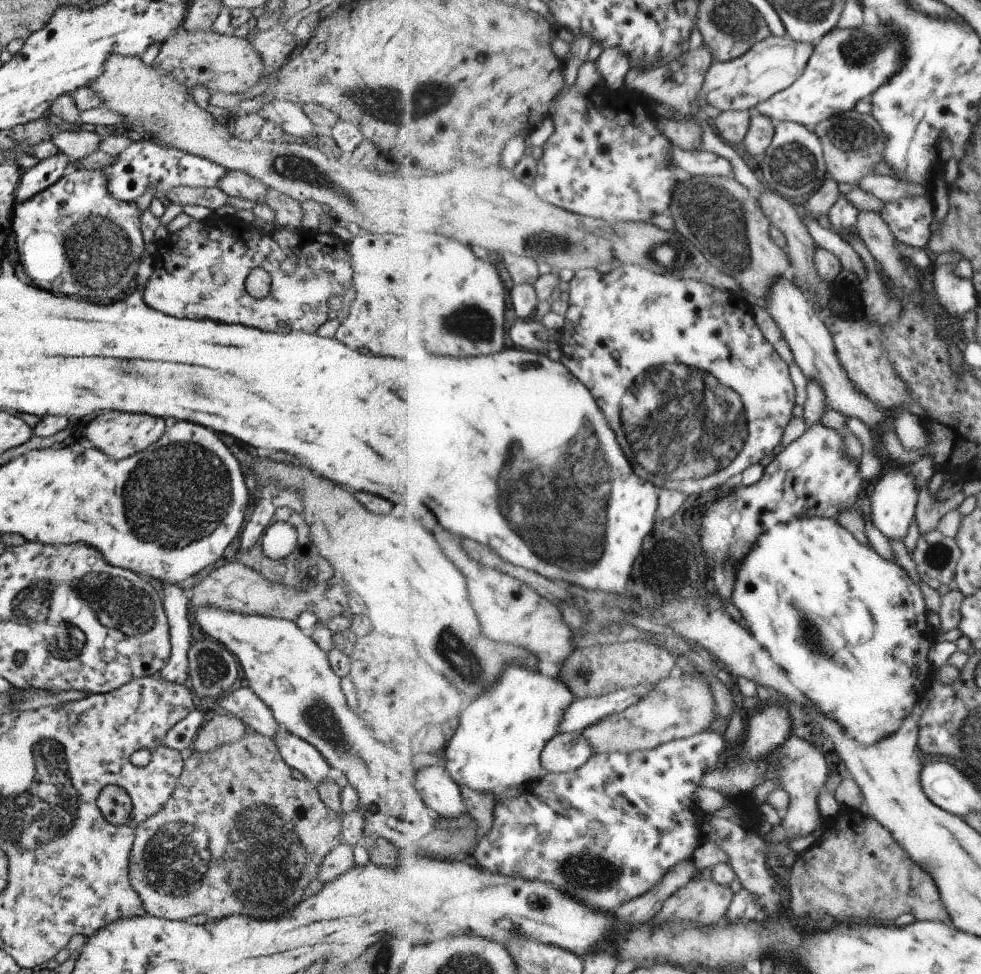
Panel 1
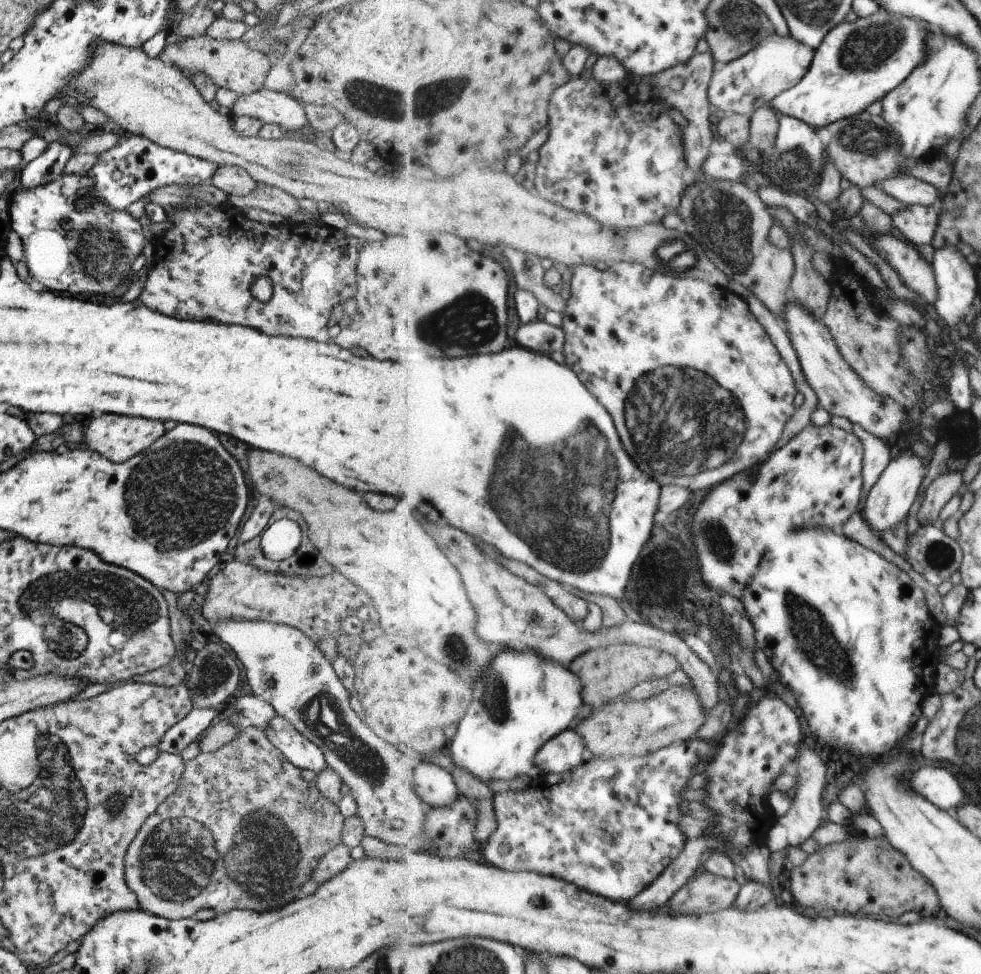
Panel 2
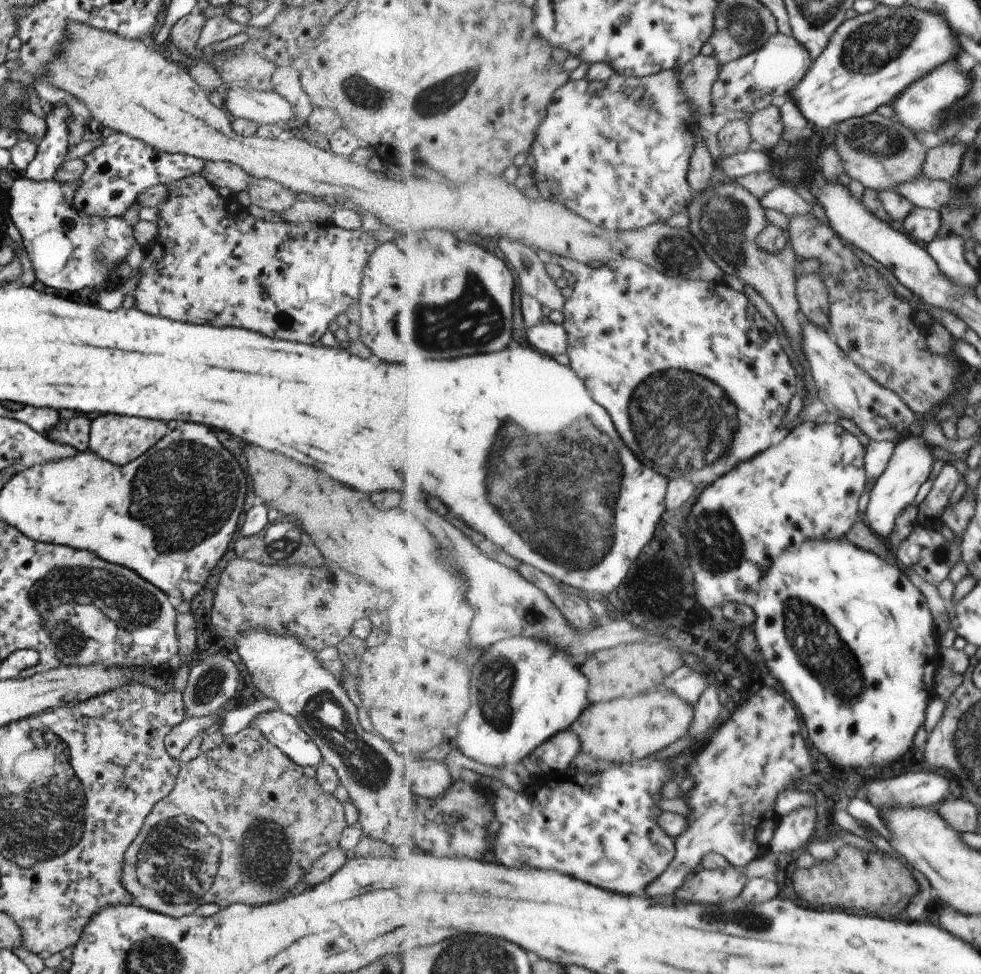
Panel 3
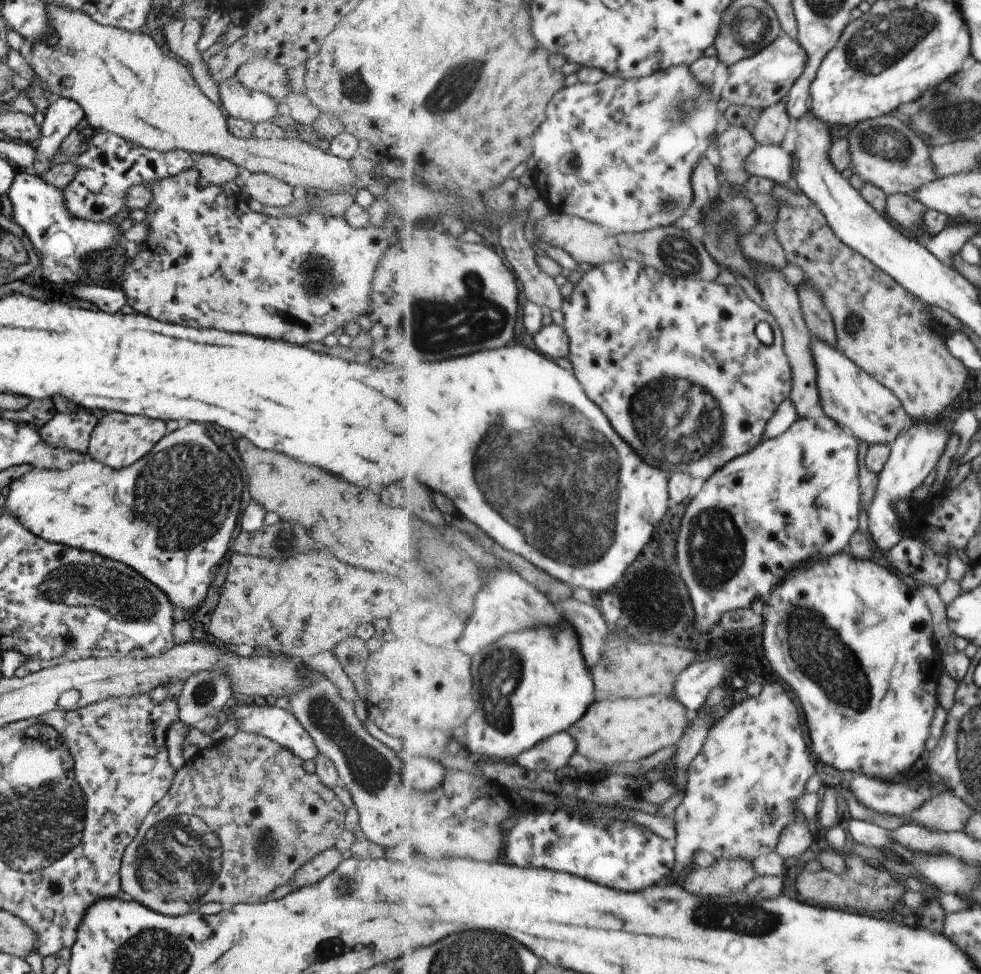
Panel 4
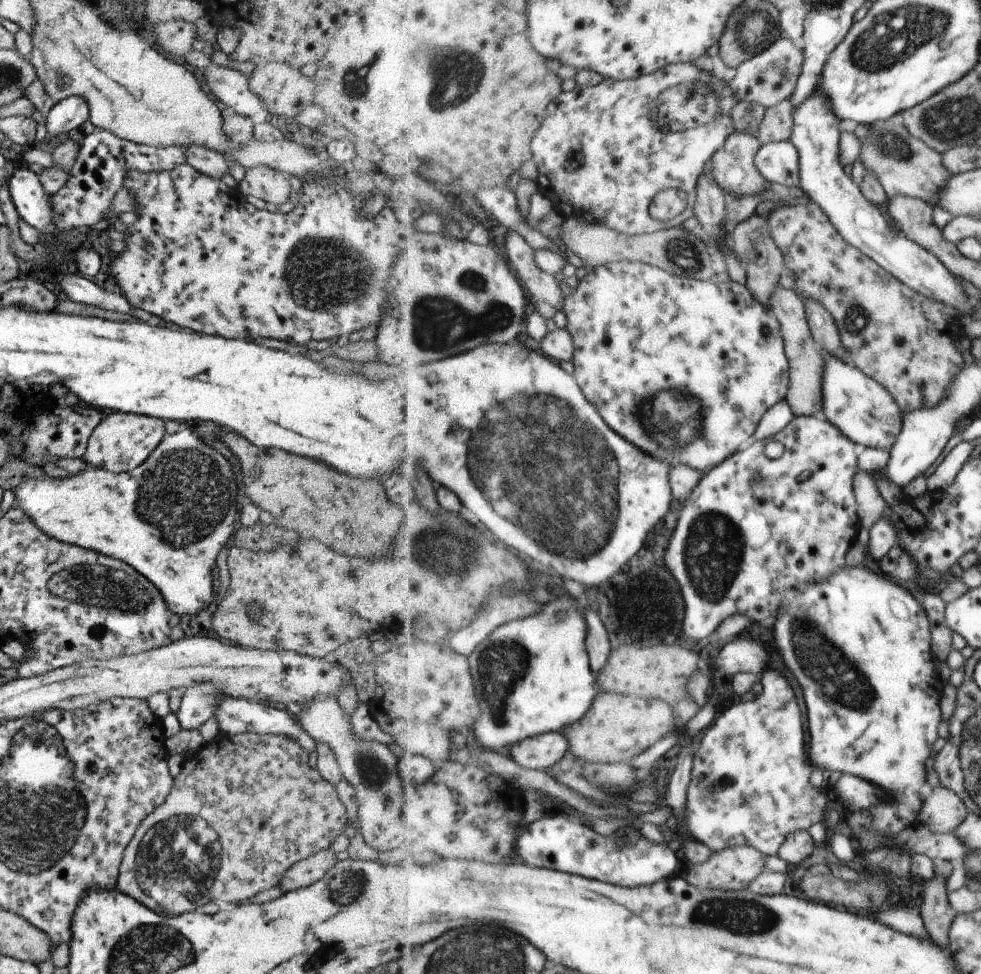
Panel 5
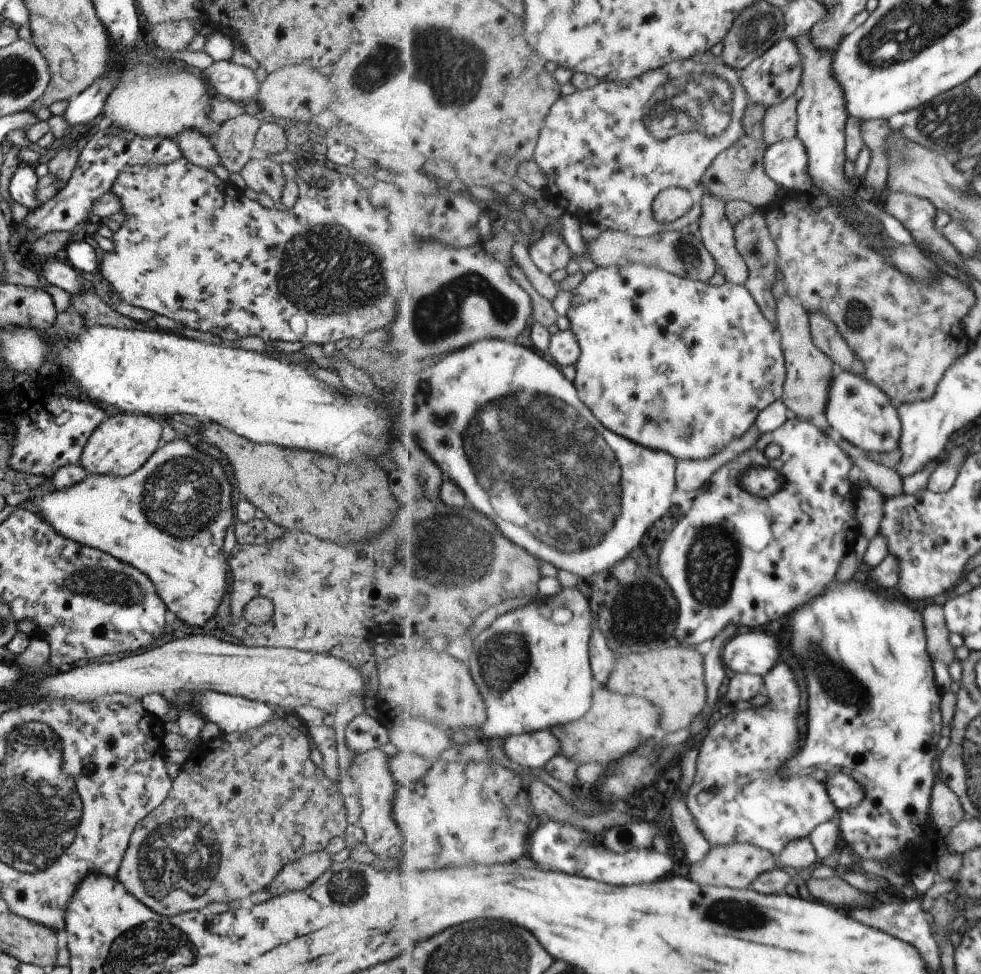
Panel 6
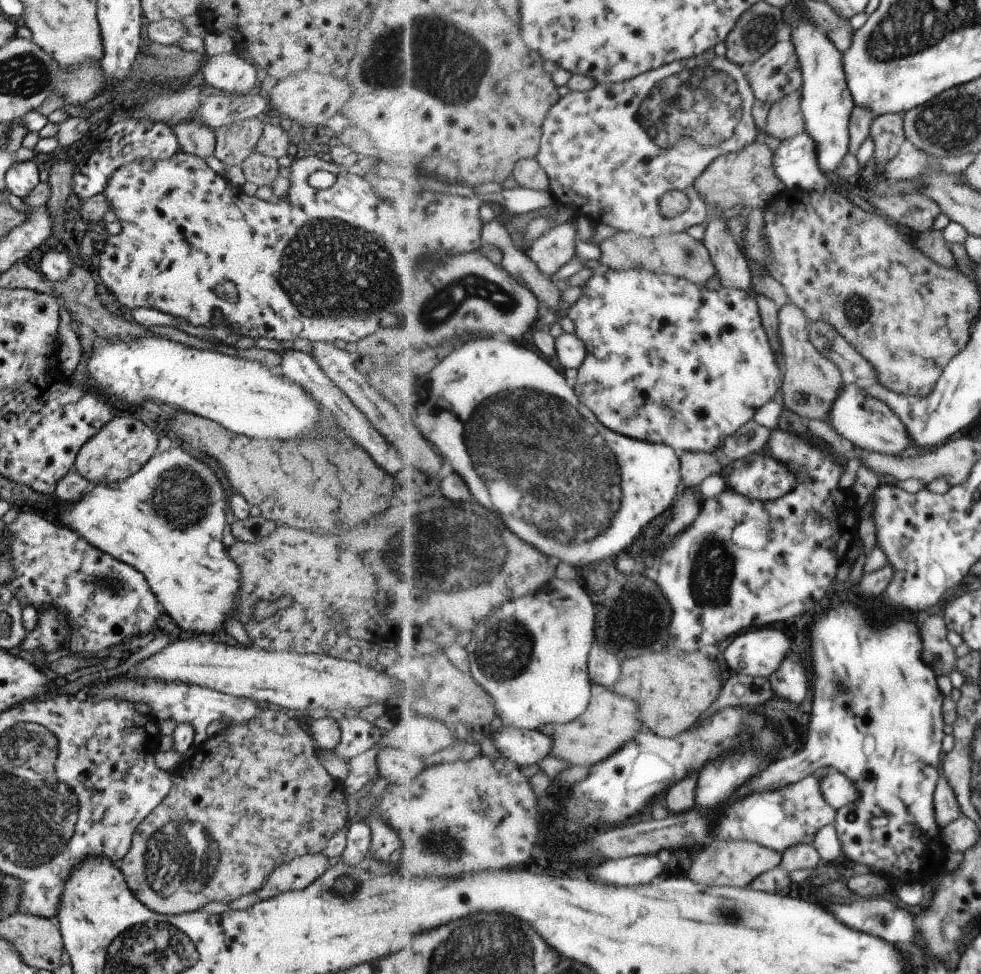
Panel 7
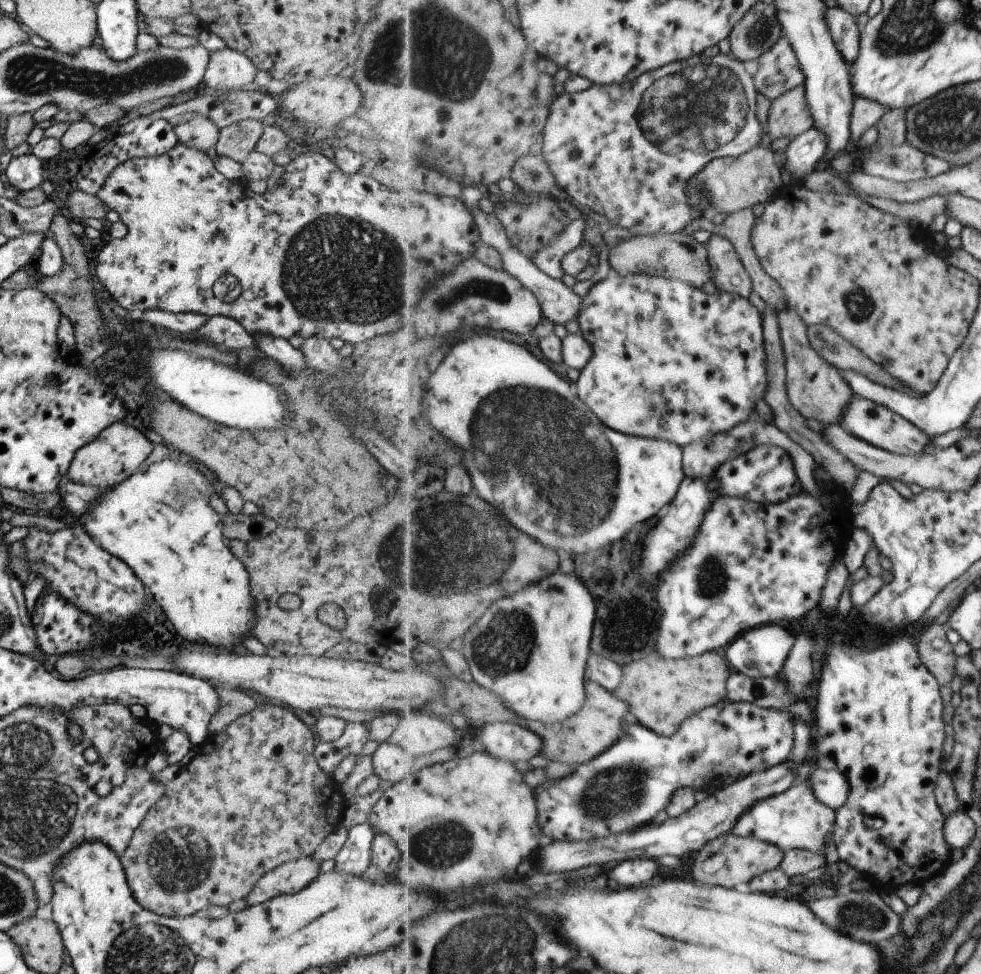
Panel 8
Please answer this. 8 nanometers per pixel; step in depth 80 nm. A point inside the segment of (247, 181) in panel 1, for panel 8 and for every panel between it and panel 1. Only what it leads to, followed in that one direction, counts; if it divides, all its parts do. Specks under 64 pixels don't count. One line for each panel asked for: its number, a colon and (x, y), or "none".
2: (233, 181)
3: (220, 174)
4: (213, 169)
5: (209, 162)
6: (197, 148)
7: (193, 137)
8: (194, 130)

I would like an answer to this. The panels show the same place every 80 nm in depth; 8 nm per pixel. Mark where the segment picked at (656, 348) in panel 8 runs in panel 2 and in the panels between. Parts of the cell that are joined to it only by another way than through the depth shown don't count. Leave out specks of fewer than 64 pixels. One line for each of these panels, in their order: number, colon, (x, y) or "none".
2: (725, 408)
3: (727, 390)
4: (629, 324)
5: (638, 330)
6: (675, 364)
7: (669, 361)

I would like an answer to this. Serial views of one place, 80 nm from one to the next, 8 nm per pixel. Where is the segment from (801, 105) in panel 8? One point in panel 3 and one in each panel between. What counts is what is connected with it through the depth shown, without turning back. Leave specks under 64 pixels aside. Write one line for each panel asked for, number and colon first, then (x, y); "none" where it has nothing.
3: (766, 126)
4: (771, 128)
5: (778, 124)
6: (781, 121)
7: (785, 120)

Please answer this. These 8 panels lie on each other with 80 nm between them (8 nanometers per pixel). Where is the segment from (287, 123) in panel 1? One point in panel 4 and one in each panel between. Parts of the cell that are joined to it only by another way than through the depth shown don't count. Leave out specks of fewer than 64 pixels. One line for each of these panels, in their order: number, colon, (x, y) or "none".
2: (269, 106)
3: (263, 107)
4: (239, 102)

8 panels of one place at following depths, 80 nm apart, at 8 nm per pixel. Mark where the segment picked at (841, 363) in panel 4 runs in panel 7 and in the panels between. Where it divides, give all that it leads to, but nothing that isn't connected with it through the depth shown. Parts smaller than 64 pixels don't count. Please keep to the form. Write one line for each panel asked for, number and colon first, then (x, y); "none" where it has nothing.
5: (864, 410)
6: (859, 411)
7: (868, 422)

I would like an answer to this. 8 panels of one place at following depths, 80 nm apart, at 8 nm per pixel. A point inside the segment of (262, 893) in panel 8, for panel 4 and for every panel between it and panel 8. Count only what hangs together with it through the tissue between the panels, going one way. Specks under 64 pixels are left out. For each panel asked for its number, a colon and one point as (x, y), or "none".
4: (318, 866)
5: (304, 872)
6: (294, 876)
7: (296, 874)

